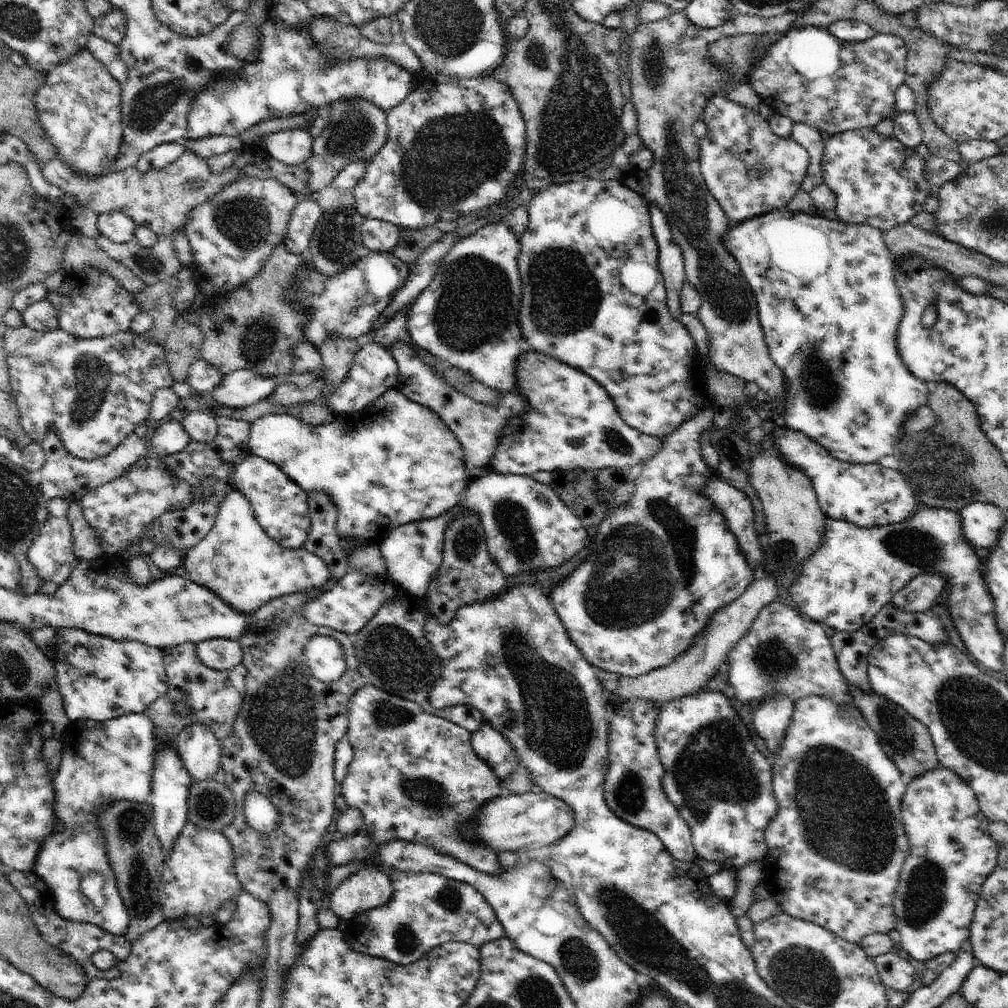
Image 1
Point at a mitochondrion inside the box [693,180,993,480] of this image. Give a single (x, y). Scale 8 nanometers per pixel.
(809, 352)

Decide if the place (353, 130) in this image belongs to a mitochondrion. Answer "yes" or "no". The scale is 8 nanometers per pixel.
yes

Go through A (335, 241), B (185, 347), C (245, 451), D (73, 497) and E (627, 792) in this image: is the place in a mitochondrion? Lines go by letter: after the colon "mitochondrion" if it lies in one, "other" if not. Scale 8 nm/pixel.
A: mitochondrion
B: other
C: other
D: other
E: mitochondrion

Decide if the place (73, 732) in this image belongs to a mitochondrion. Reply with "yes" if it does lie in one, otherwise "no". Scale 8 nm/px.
no

